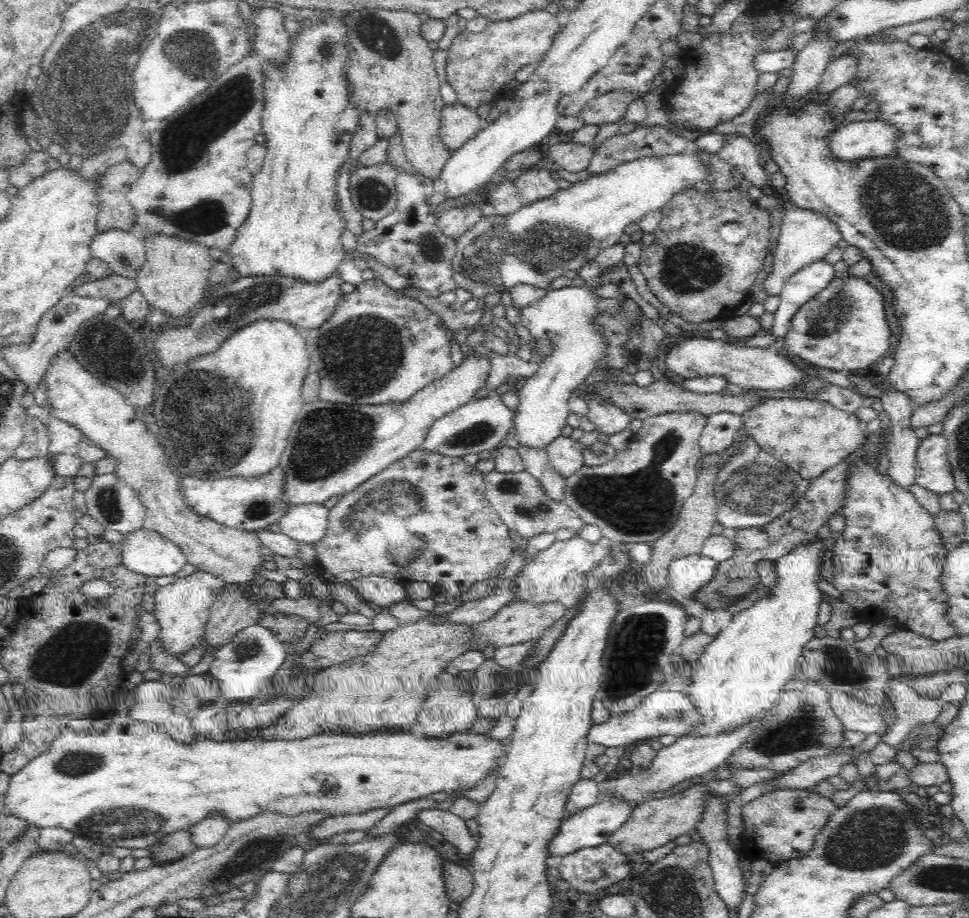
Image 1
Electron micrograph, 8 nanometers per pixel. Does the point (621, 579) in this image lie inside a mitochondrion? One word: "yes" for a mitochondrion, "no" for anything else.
no

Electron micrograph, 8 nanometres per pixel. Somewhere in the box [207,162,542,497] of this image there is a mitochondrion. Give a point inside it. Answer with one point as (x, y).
(360, 356)

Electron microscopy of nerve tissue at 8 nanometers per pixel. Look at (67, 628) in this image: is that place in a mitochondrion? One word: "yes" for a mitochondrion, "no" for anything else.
yes

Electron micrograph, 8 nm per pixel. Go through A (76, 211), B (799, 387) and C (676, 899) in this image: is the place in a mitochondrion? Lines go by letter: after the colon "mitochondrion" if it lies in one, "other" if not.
A: other
B: other
C: mitochondrion

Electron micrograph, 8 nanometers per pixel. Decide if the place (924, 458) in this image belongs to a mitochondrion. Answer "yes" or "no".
no

